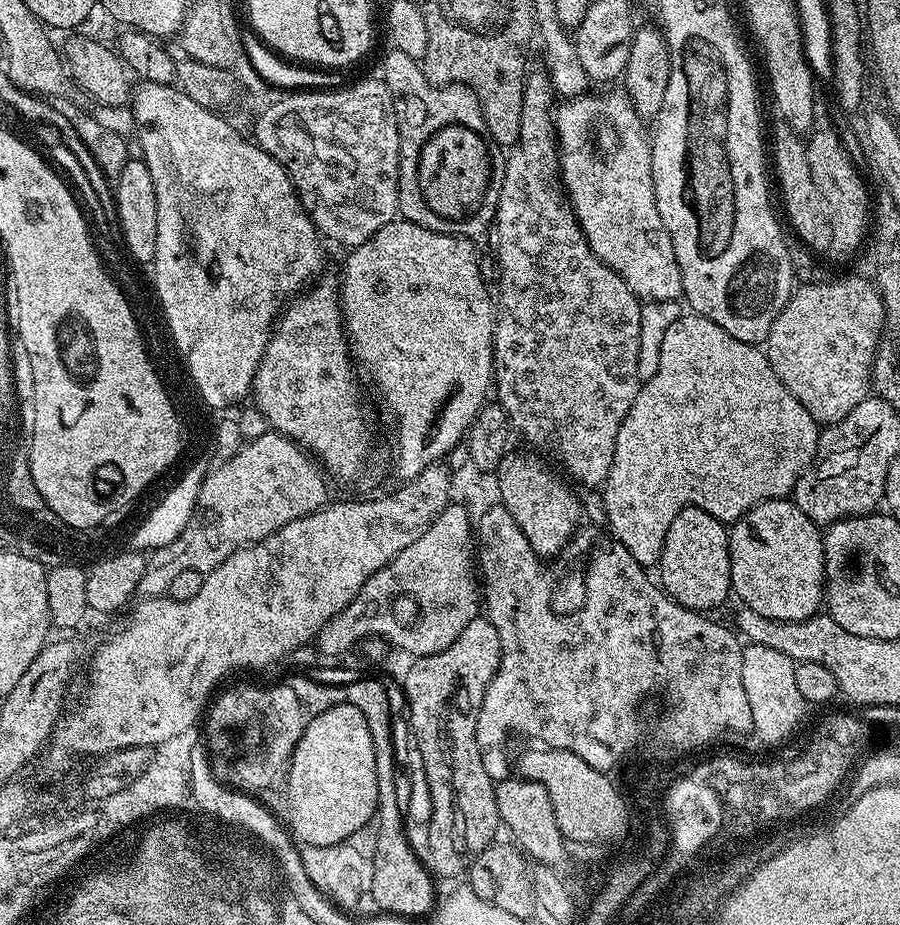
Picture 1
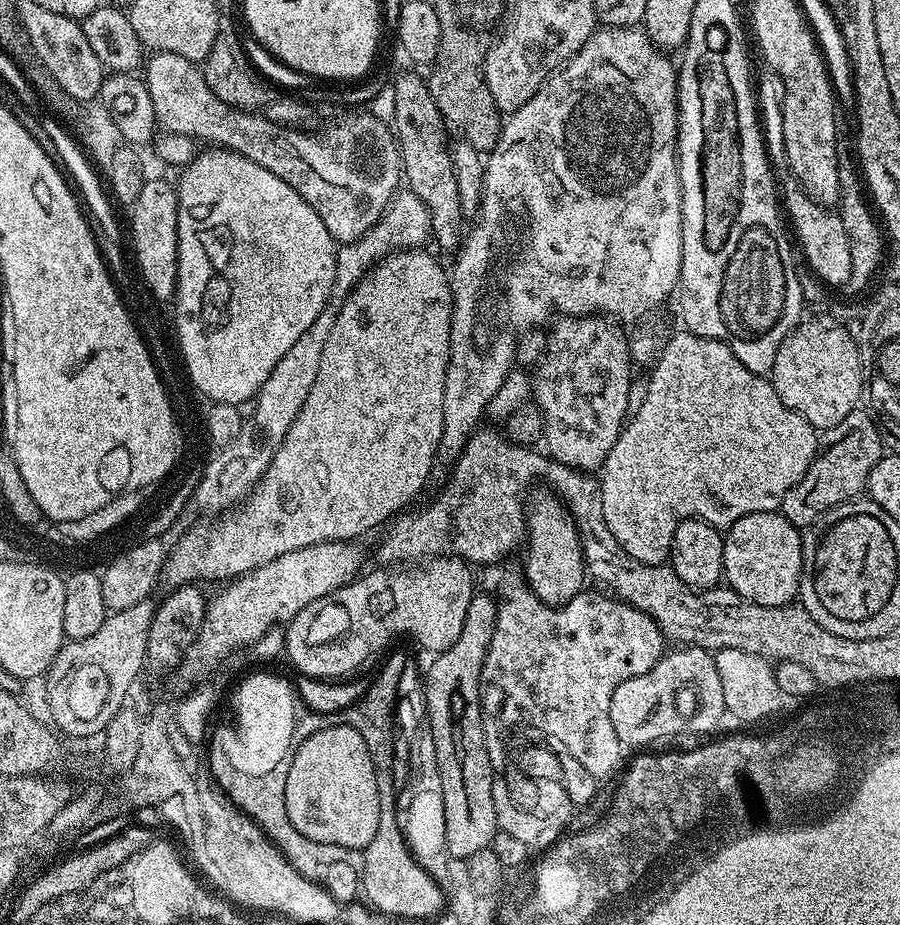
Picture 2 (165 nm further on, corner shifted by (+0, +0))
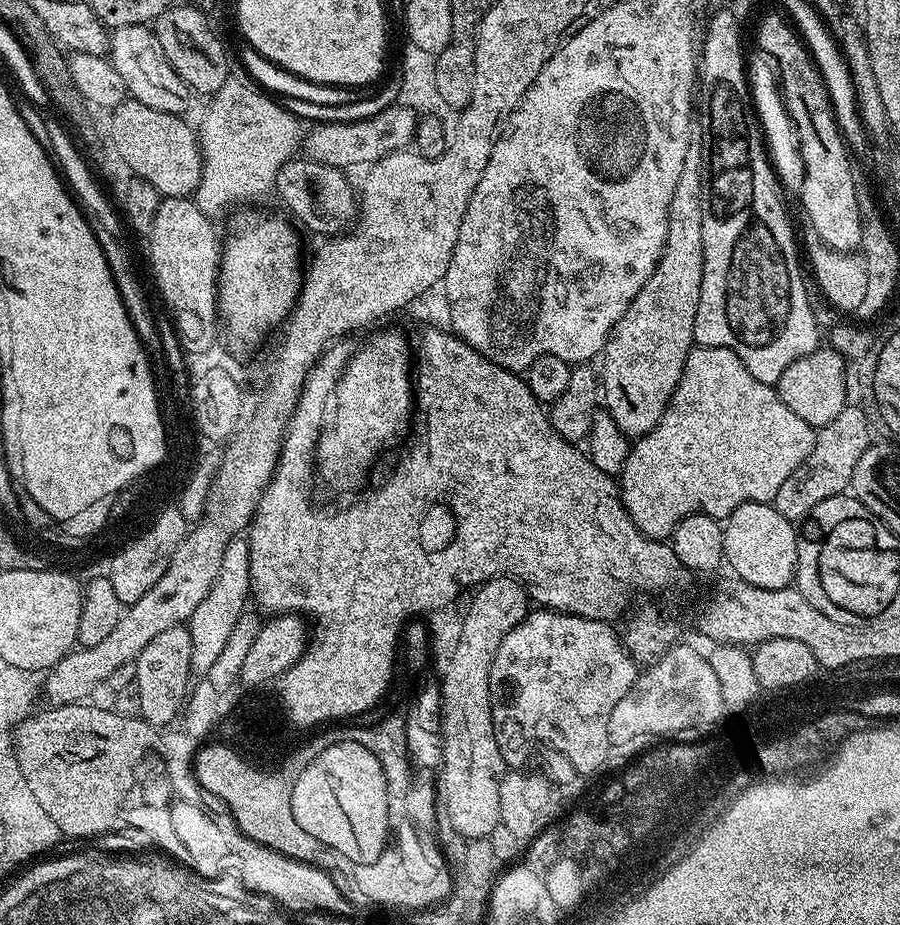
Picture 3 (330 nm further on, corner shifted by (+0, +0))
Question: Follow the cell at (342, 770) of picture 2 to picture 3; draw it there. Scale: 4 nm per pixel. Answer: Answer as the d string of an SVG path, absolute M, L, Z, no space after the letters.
M338 742L314 758L294 782L294 818L310 838L319 838L346 854L350 862L374 862L387 846L388 812L386 777L382 765L358 742Z

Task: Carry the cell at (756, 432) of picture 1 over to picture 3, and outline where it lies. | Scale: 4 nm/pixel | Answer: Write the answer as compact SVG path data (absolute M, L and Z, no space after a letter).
M693 347L692 353L686 358L682 378L674 390L674 394L670 398L658 426L654 426L654 430L650 430L645 436L639 437L629 447L624 468L618 475L620 499L623 500L624 508L630 514L634 526L638 526L641 534L650 540L667 541L671 537L672 531L687 516L701 515L727 518L734 509L743 504L749 504L750 502L766 504L775 501L782 482L786 482L786 478L790 478L790 474L794 474L794 470L798 470L802 466L802 462L806 462L810 450L814 450L816 433L817 429L811 428L806 422L802 422L802 418L798 418L798 414L794 414L794 410L790 410L790 406L786 406L786 402L782 402L782 398L776 393L773 385L758 382L758 378L754 378L754 374L750 374L750 370L744 365L742 358L738 358L738 354L734 354L734 350L729 348Z

